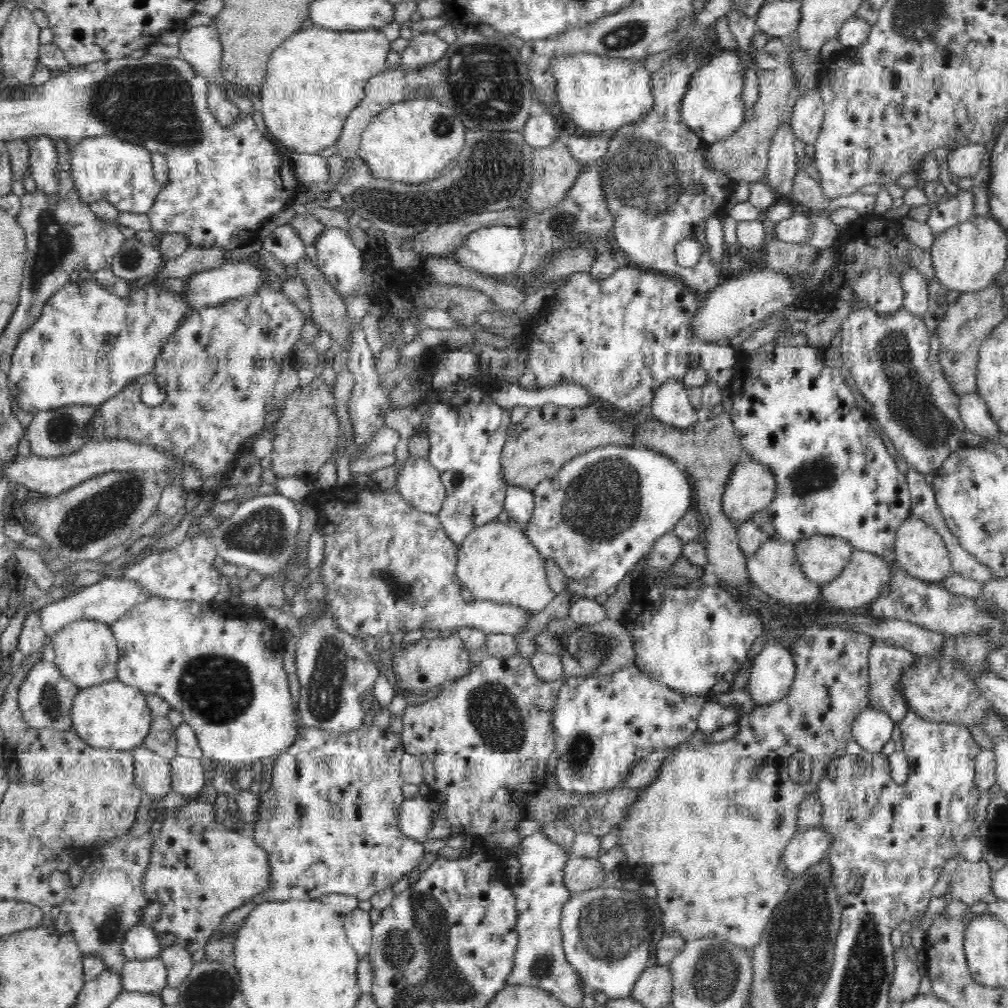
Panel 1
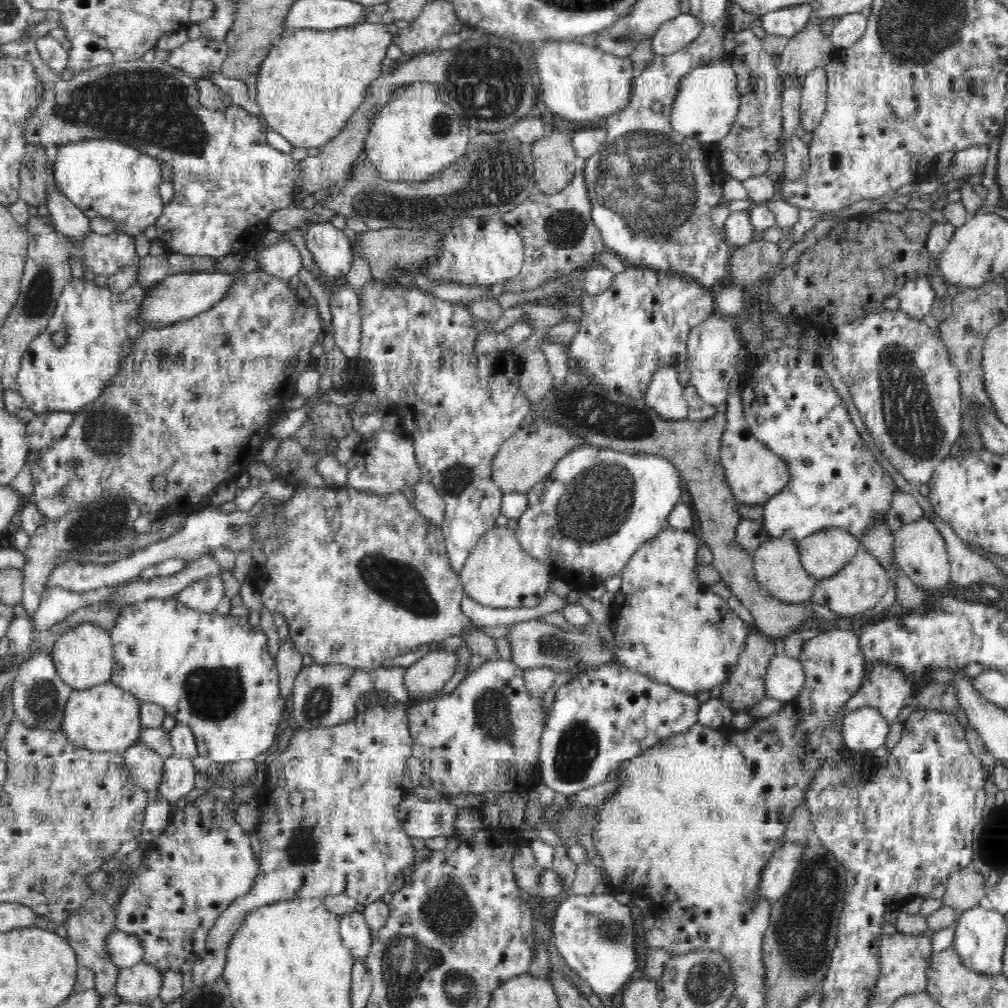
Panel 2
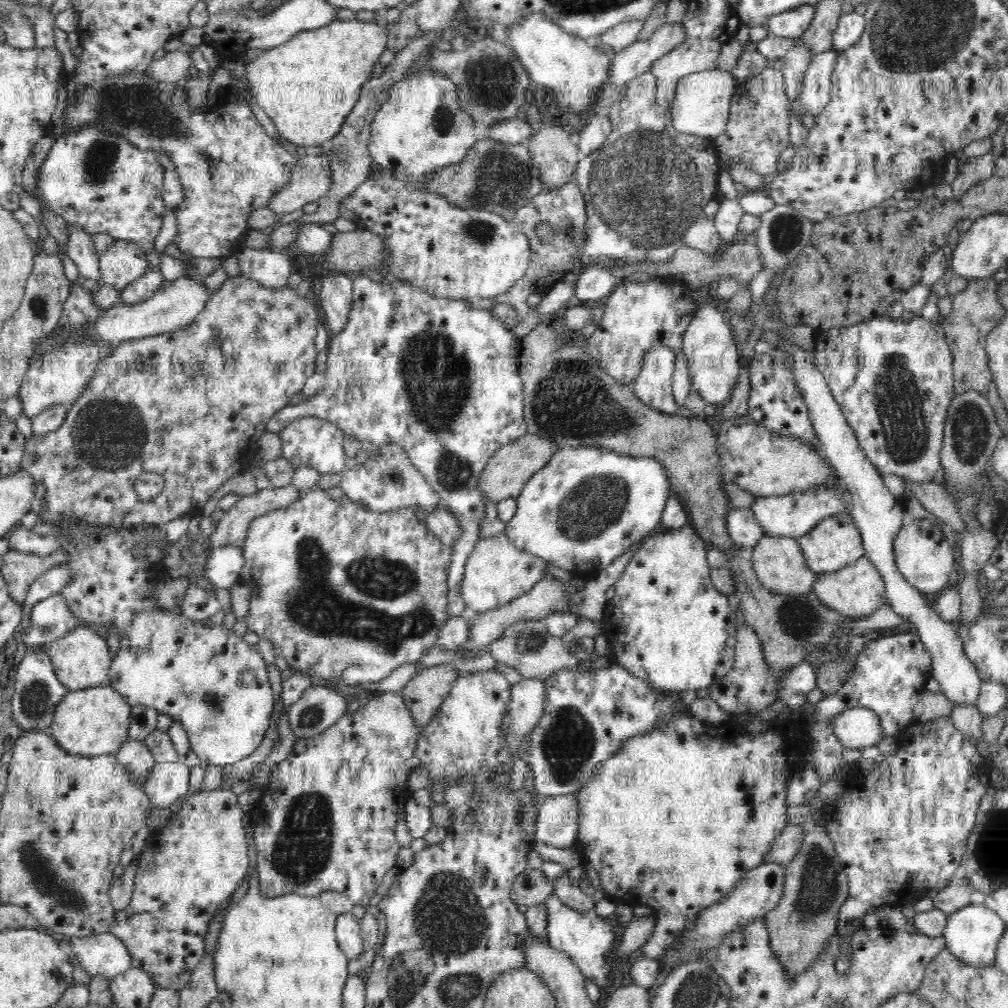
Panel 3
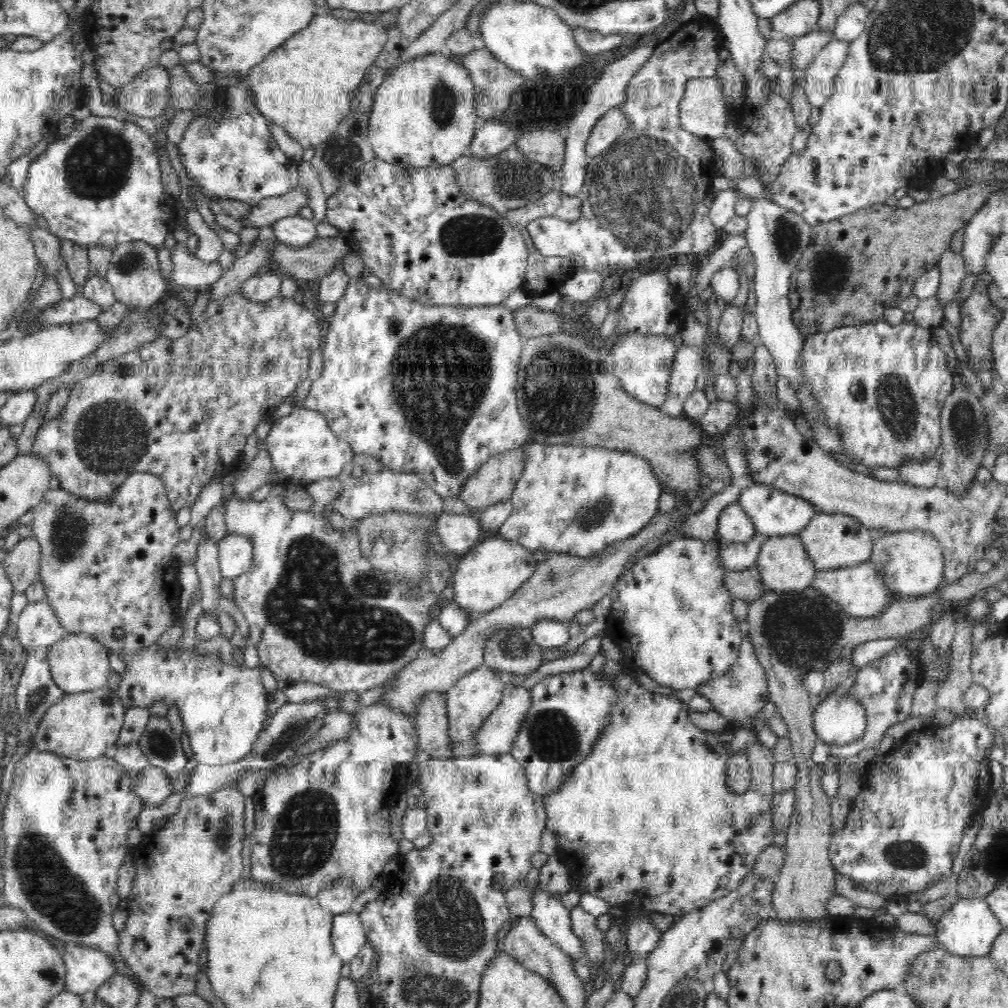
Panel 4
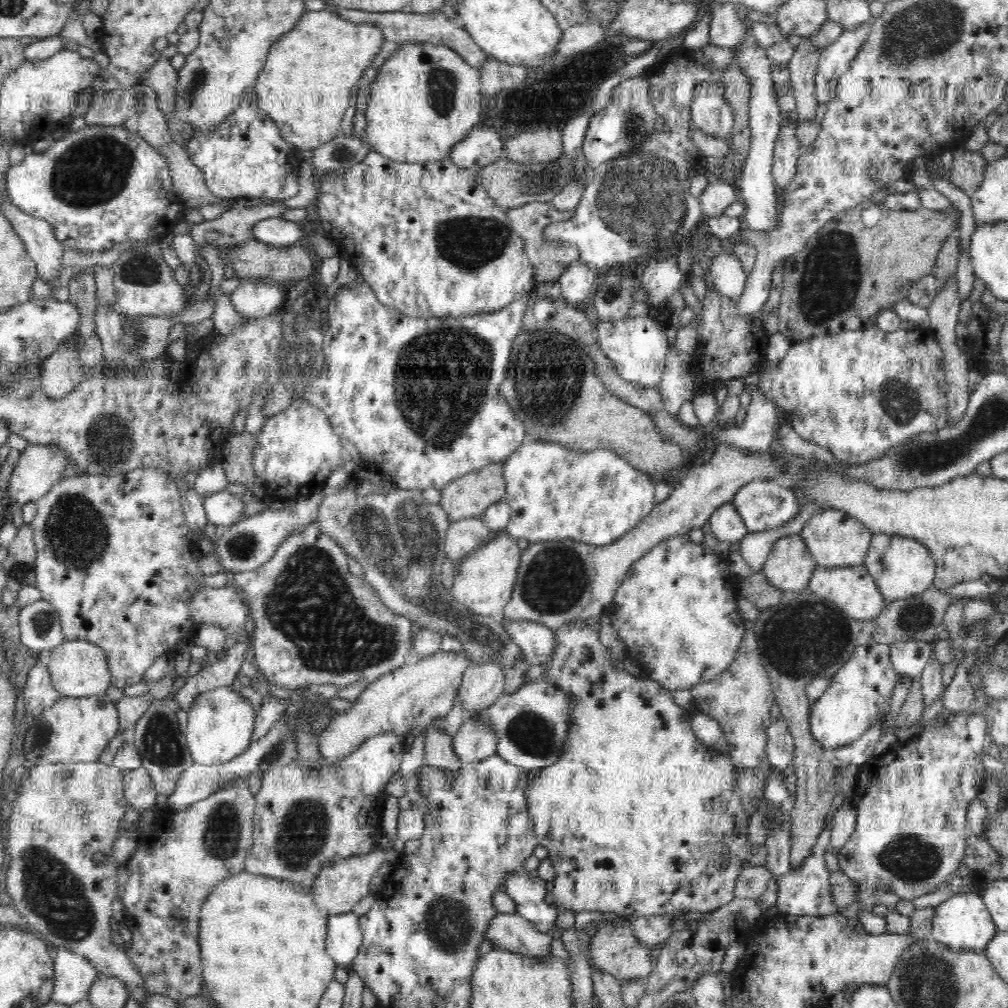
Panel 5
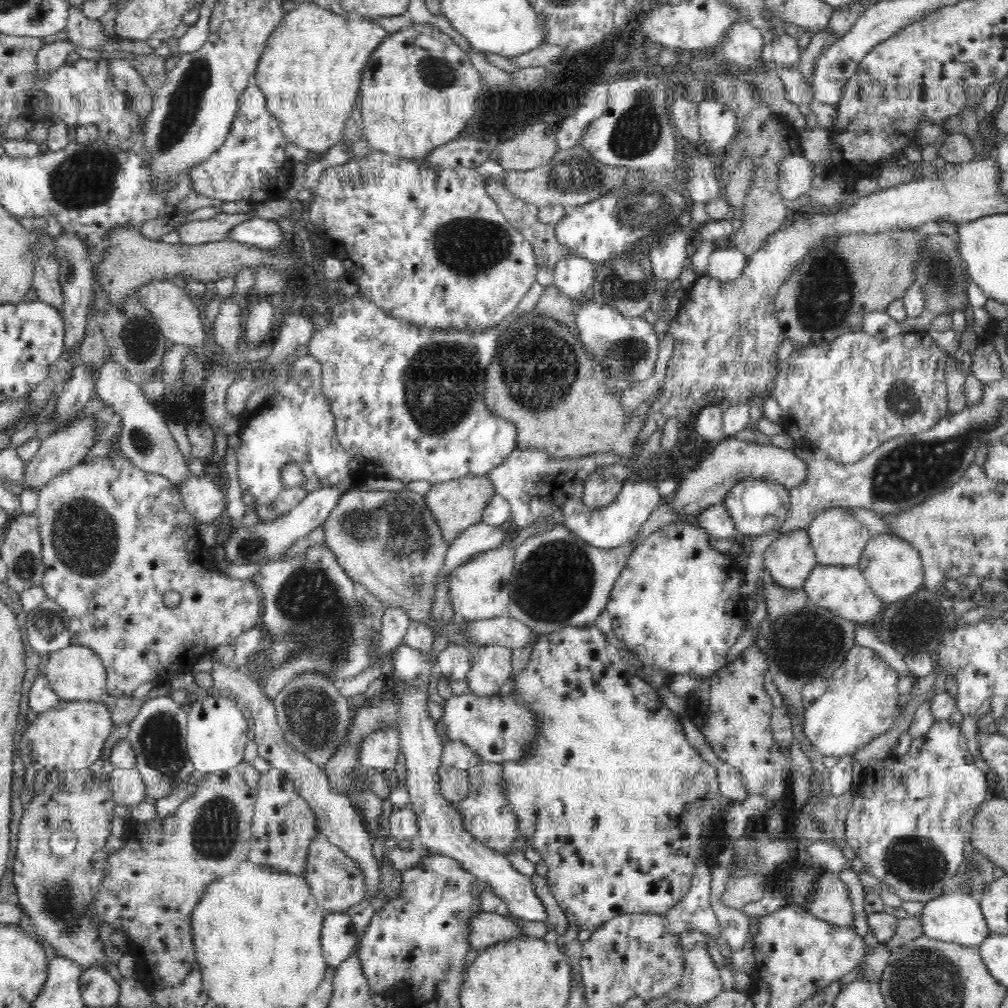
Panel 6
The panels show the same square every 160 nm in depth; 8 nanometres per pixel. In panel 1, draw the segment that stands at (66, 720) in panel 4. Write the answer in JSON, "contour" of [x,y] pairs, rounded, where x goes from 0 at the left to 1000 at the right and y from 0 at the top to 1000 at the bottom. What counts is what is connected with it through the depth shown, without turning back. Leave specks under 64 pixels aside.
{"contour":[[[116,673],[79,684],[70,702],[70,722],[91,742],[130,744],[141,740],[152,710],[142,687]]]}

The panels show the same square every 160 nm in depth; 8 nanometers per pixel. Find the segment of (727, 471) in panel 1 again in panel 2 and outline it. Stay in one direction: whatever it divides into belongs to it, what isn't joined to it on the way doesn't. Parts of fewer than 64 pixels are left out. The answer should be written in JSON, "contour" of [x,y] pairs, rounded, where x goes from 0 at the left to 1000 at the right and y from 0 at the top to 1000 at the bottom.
{"contour":[[[565,366],[561,380],[555,386],[546,385],[532,400],[530,407],[522,412],[521,422],[528,422],[535,415],[563,425],[567,432],[575,433],[587,442],[615,444],[615,448],[637,448],[662,454],[670,460],[676,475],[681,478],[681,486],[689,494],[687,504],[694,520],[694,538],[706,548],[706,562],[725,589],[733,593],[746,609],[750,627],[764,635],[777,634],[794,626],[799,617],[806,615],[807,596],[779,598],[766,591],[750,575],[746,549],[737,546],[730,536],[730,523],[736,515],[734,500],[728,496],[714,454],[714,438],[721,419],[718,411],[711,409],[706,415],[688,419],[682,416],[657,416],[639,395],[630,396],[607,388],[596,382],[583,368]]]}

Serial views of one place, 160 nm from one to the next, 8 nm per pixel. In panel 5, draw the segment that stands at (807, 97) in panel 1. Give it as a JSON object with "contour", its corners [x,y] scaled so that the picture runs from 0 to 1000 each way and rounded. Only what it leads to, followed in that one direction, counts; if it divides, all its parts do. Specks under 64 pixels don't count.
{"contour":[[[864,20],[856,22],[852,27],[838,30],[831,40],[813,50],[808,75],[810,99],[813,103],[822,102],[829,95],[831,78],[841,69],[859,42],[863,24]]]}

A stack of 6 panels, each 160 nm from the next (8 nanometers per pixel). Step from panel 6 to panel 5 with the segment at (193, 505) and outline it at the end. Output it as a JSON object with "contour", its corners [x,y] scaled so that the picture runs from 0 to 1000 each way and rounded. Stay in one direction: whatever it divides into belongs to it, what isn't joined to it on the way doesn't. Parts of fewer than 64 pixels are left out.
{"contour":[[[224,487],[212,488],[200,495],[205,515],[215,521],[231,521],[239,515],[243,499],[236,491]]]}

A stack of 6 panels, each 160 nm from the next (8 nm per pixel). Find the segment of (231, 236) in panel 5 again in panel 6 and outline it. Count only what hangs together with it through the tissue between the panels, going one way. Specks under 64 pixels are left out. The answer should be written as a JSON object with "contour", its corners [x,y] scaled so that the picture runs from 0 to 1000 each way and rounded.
{"contour":[[[251,207],[245,211],[217,211],[205,218],[193,218],[178,222],[174,229],[178,232],[181,242],[199,243],[211,241],[225,236],[226,231],[239,220],[250,216]]]}

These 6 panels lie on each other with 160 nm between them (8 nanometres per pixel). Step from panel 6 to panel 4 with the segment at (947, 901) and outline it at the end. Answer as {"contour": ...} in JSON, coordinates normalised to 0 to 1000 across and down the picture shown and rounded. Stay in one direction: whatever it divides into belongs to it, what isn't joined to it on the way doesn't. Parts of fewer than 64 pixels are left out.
{"contour":[[[971,890],[953,891],[948,897],[944,897],[944,901],[933,913],[929,914],[928,920],[928,928],[931,930],[933,938],[950,948],[957,949],[980,947],[984,940],[984,936],[996,923],[976,891]]]}

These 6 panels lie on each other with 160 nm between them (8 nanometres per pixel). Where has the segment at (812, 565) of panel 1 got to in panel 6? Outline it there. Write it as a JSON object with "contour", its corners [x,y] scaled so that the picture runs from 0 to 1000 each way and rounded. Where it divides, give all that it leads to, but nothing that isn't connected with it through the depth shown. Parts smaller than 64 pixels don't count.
{"contour":[[[827,503],[814,508],[800,524],[803,540],[808,545],[811,561],[852,561],[853,552],[865,534],[861,525],[839,504]]]}

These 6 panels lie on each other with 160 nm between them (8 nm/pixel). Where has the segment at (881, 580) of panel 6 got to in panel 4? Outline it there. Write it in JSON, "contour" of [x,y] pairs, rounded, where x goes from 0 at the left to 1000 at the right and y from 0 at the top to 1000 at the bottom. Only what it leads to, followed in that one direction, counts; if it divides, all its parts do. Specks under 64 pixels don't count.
{"contour":[[[905,526],[871,531],[861,555],[869,562],[883,587],[891,587],[895,592],[912,592],[934,582],[938,563],[935,543],[922,528]]]}

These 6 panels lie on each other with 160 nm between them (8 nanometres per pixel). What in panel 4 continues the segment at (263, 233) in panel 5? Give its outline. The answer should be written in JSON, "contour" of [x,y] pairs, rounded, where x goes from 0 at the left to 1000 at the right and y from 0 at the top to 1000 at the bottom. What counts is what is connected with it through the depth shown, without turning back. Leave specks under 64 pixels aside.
{"contour":[[[295,212],[285,214],[269,222],[275,239],[291,245],[302,244],[315,235],[313,223],[311,216],[304,217]]]}

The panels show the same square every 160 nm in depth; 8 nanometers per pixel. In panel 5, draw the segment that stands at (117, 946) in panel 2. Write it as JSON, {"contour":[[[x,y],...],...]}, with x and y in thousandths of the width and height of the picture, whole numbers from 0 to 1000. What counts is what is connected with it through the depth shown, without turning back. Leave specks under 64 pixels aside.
{"contour":[[[66,940],[52,942],[54,947],[54,978],[52,994],[71,998],[86,990],[91,975],[97,970],[98,962],[84,948]]]}

